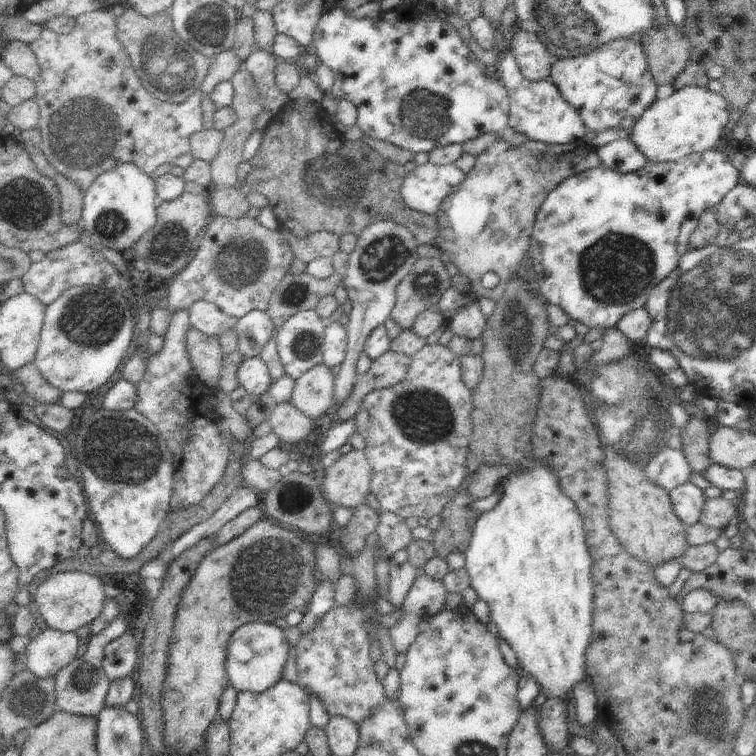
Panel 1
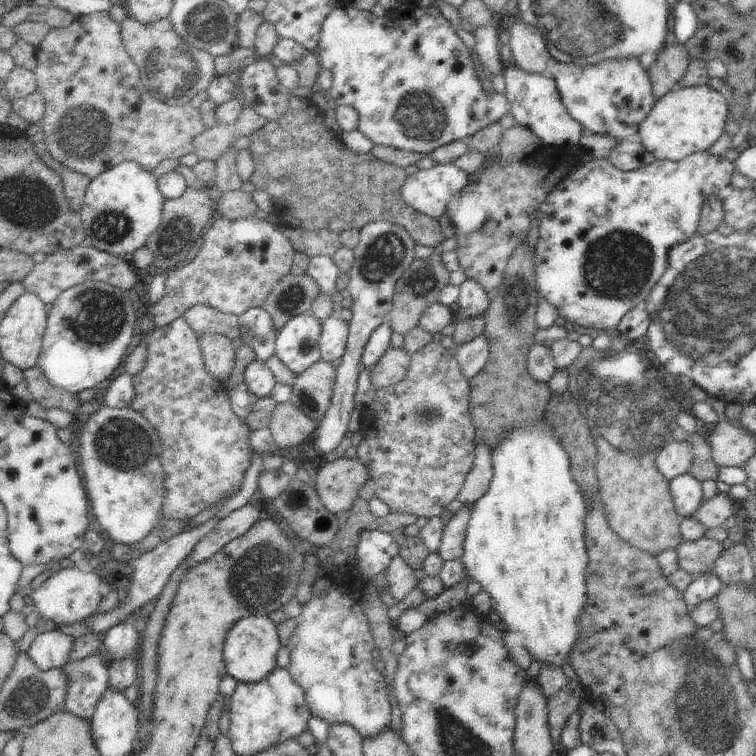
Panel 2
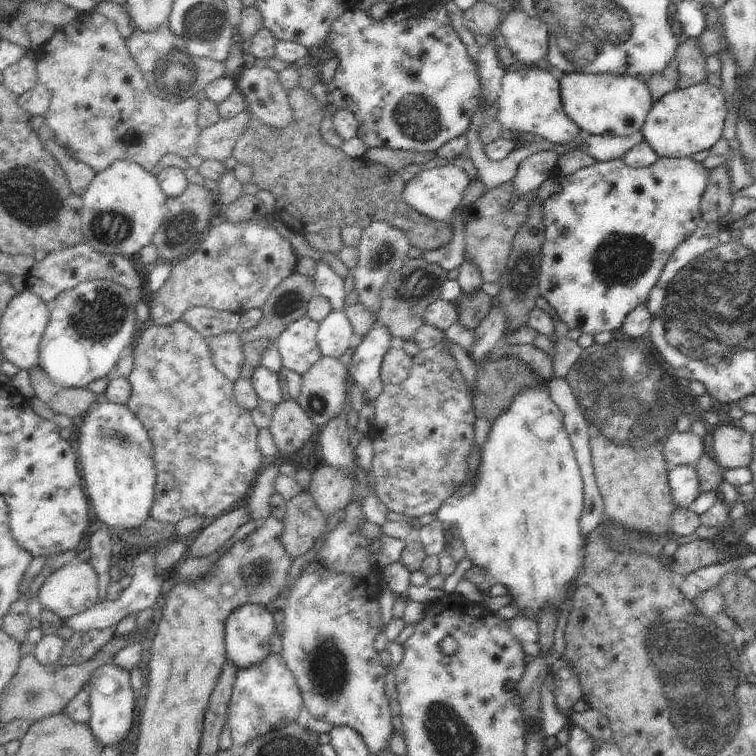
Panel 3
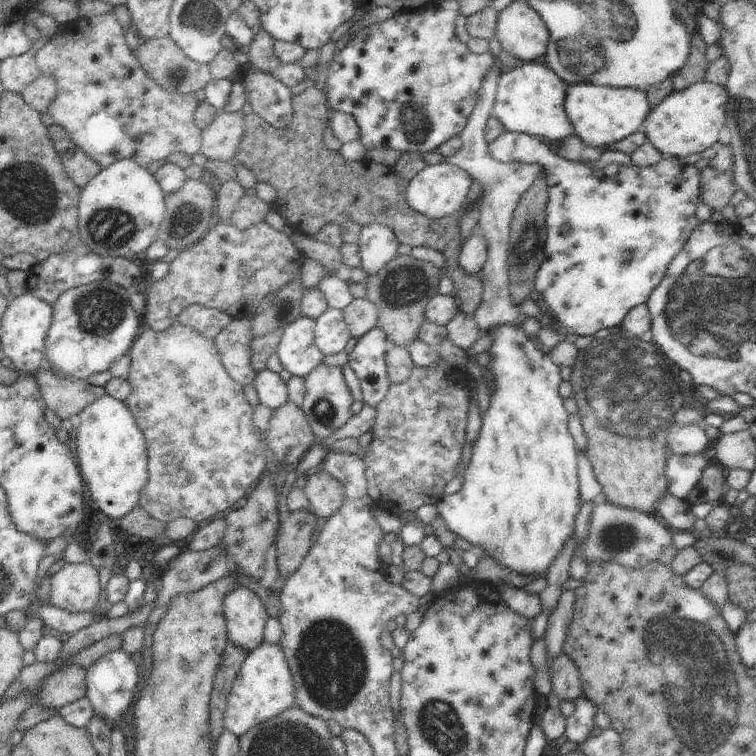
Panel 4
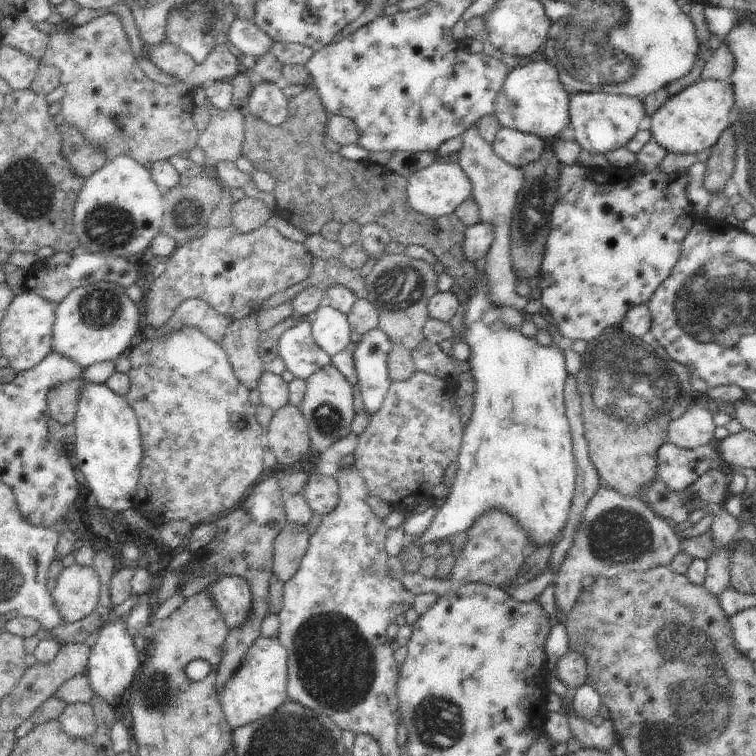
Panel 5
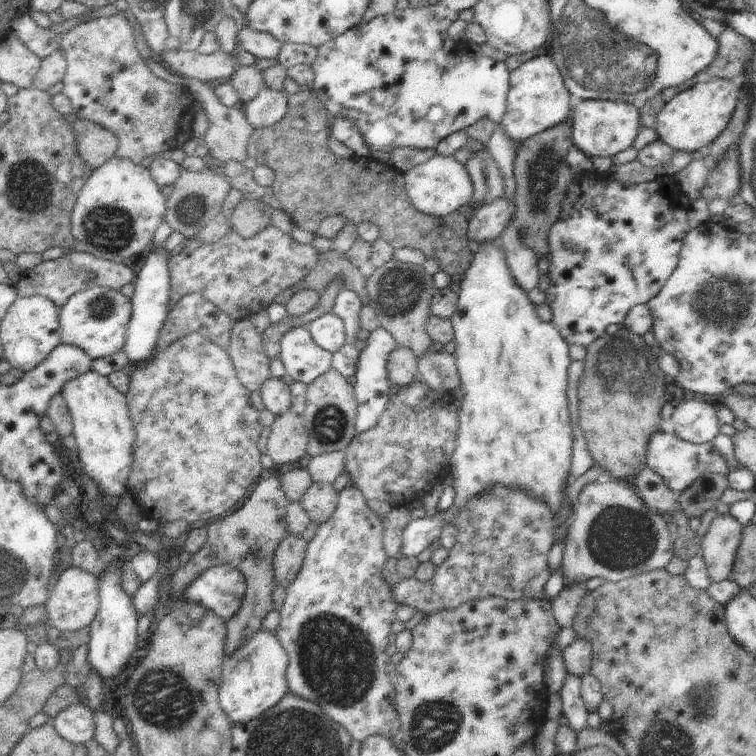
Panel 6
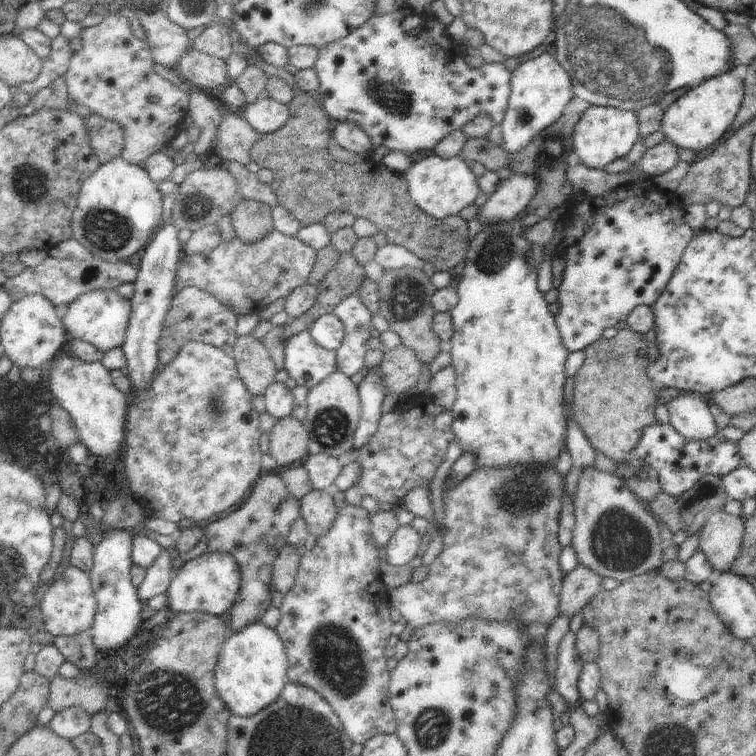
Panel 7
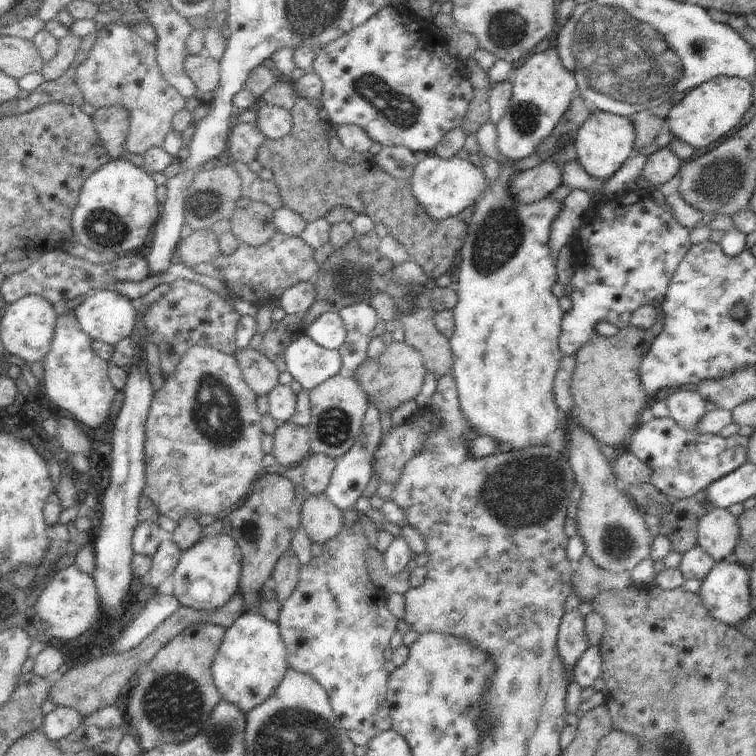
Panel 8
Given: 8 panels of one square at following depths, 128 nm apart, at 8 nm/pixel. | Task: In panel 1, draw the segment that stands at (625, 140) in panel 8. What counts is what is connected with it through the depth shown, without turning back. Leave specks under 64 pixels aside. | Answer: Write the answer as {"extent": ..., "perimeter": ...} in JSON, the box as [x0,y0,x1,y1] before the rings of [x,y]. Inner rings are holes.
{"extent":[548,36,658,132],"perimeter":[[[632,36],[615,38],[613,41],[608,41],[605,45],[591,50],[588,54],[557,58],[551,66],[548,80],[551,80],[560,89],[562,96],[576,110],[579,110],[588,130],[598,132],[612,127],[631,130],[642,116],[642,113],[645,113],[650,108],[650,105],[656,101],[656,89],[658,86],[650,72],[643,44],[636,38],[632,38]]]}

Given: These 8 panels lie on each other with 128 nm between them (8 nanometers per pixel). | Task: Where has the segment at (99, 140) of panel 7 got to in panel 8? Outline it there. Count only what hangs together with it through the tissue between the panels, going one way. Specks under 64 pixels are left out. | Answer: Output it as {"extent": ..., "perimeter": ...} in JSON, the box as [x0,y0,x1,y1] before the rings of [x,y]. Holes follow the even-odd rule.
{"extent":[91,104,130,159],"perimeter":[[[110,104],[96,109],[91,118],[110,159],[120,159],[129,134],[130,110],[120,104]]]}

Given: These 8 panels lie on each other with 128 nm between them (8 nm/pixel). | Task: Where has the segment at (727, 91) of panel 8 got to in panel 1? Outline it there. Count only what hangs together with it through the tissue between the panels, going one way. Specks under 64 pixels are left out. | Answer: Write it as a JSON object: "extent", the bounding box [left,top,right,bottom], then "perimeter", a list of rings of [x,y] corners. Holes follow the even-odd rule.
{"extent":[629,86,728,161],"perimeter":[[[685,86],[666,99],[654,101],[631,128],[629,139],[648,161],[679,161],[690,153],[716,148],[728,119],[726,94],[710,92],[707,86]]]}

